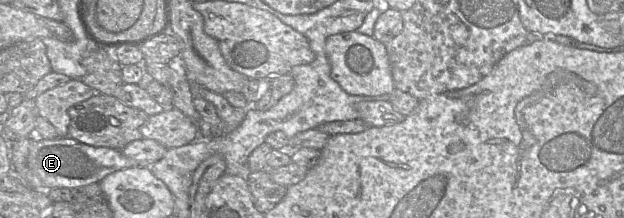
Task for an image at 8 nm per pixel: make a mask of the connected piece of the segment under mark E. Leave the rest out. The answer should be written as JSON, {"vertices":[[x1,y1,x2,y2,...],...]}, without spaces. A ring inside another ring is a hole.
{"vertices":[[70,137,51,140,34,138,27,159,26,184,35,190,48,191,53,188,74,189,92,183,100,183,107,175,130,167,139,166,126,157,121,150,93,147]]}

